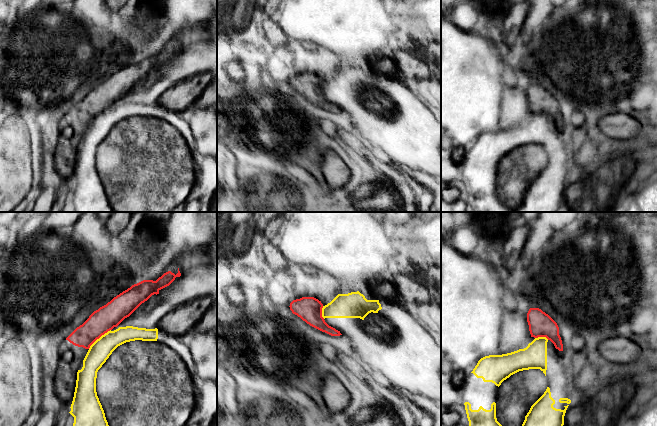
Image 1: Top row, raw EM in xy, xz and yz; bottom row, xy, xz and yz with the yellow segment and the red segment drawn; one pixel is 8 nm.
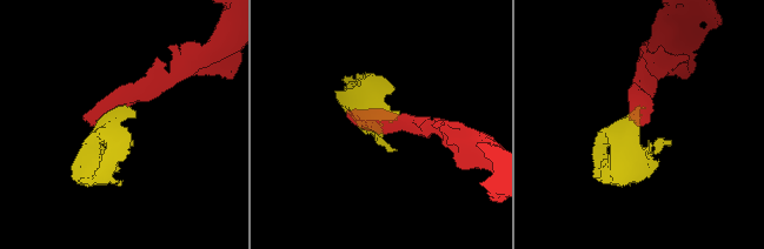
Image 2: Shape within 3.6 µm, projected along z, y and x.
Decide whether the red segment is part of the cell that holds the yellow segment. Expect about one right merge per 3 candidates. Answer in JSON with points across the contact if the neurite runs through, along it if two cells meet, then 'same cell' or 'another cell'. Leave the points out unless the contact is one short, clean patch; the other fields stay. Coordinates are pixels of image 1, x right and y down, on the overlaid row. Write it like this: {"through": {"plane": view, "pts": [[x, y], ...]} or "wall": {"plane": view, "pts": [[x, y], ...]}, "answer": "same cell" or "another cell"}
{"answer": "another cell"}

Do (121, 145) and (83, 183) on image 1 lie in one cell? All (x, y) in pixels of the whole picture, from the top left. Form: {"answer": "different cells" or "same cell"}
{"answer": "same cell"}

